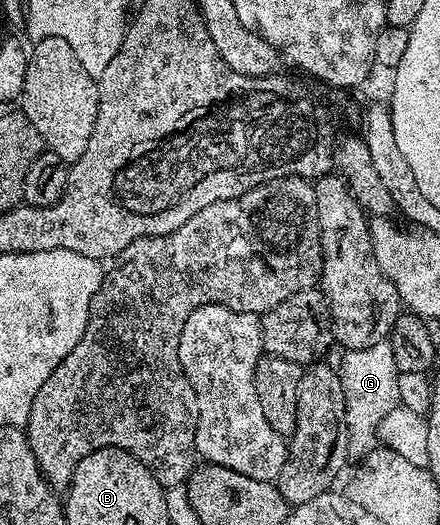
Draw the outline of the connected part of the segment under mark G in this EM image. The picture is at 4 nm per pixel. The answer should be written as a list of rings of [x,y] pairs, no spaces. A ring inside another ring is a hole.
[[[346,352],[341,356],[340,373],[346,393],[346,423],[350,433],[350,449],[355,455],[362,456],[375,449],[384,419],[399,409],[399,373],[396,360],[388,352]]]

